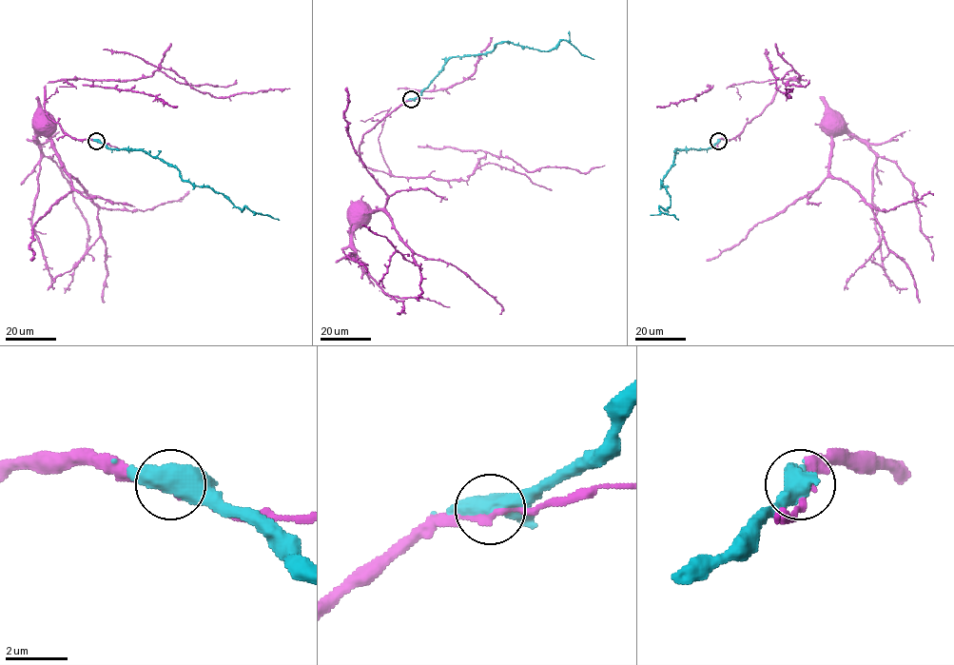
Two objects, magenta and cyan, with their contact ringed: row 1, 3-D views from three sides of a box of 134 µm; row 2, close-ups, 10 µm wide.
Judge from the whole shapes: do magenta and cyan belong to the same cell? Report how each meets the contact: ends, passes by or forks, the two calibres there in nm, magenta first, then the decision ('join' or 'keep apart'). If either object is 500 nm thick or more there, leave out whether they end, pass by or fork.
calibres 200 and 600 nm; join

